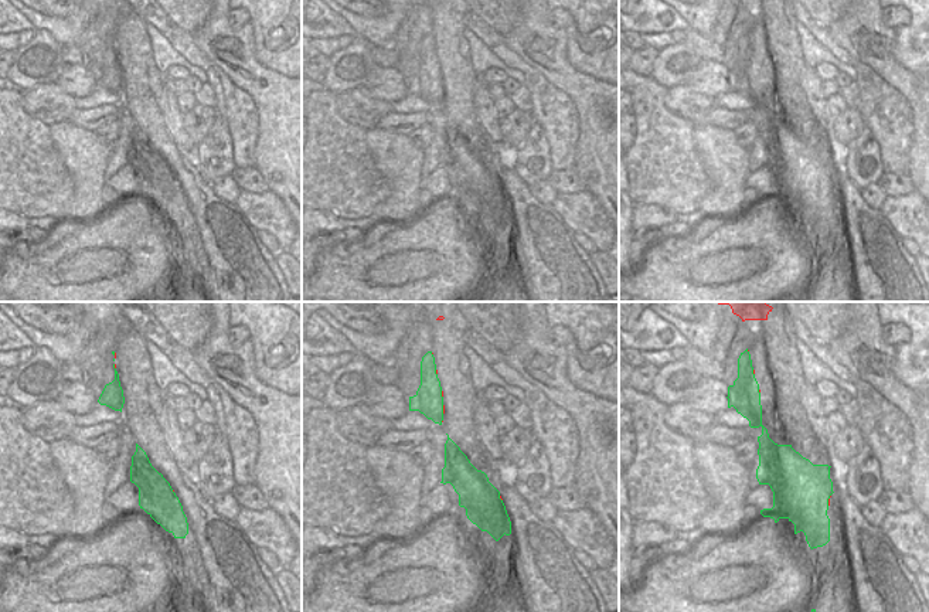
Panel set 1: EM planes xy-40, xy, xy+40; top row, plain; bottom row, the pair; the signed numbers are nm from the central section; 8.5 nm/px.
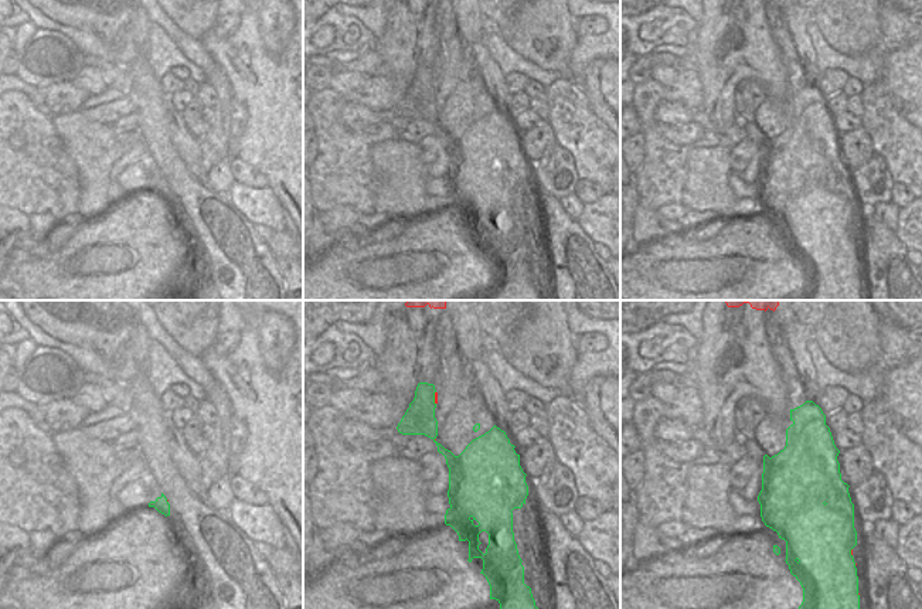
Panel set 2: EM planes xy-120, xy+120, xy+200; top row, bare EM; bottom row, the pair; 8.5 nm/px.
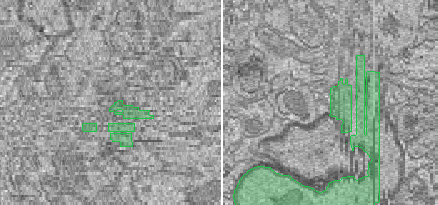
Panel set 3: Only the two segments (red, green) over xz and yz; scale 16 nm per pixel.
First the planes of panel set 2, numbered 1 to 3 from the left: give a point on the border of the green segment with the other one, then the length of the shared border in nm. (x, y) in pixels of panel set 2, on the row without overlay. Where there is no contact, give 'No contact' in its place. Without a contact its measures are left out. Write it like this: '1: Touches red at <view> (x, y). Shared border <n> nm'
1: No contact
2: Touches red at xy+120 (435, 81). Shared border 120 nm
3: Touches red at xy+200 (851, 235). Shared border 70 nm

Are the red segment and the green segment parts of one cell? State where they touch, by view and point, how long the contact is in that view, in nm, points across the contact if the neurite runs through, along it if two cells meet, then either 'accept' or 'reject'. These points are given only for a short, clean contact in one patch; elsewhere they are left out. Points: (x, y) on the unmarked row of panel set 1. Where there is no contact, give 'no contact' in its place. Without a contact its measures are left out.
xy+40 (829, 183) | 100 nm | accept

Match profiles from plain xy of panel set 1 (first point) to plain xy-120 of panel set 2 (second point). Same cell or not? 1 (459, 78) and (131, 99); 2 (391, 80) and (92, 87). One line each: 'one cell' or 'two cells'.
1: two cells
2: one cell

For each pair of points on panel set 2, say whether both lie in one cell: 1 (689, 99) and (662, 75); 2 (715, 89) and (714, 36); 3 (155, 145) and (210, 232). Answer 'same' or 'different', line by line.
1: same
2: same
3: same

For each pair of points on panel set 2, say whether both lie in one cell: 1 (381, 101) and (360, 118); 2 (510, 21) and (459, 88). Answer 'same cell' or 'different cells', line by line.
1: different cells
2: different cells

